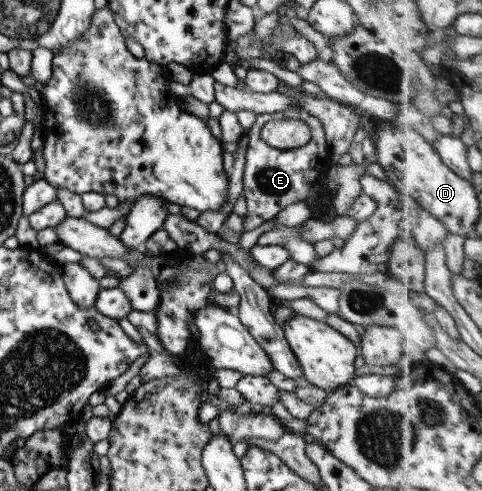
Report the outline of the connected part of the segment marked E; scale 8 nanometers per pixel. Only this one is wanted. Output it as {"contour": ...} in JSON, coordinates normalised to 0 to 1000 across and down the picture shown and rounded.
{"contour":[[[591,222],[579,226],[579,234],[591,240],[620,242],[643,257],[647,269],[645,287],[635,297],[622,297],[616,305],[573,305],[556,297],[539,279],[541,263],[550,251],[562,246],[558,234],[537,232],[525,259],[510,267],[512,308],[504,356],[504,397],[512,411],[512,442],[504,452],[504,470],[521,470],[546,452],[566,448],[583,428],[618,411],[635,411],[641,389],[649,377],[672,381],[678,369],[683,344],[699,336],[689,320],[670,255],[637,226],[624,222]]]}

